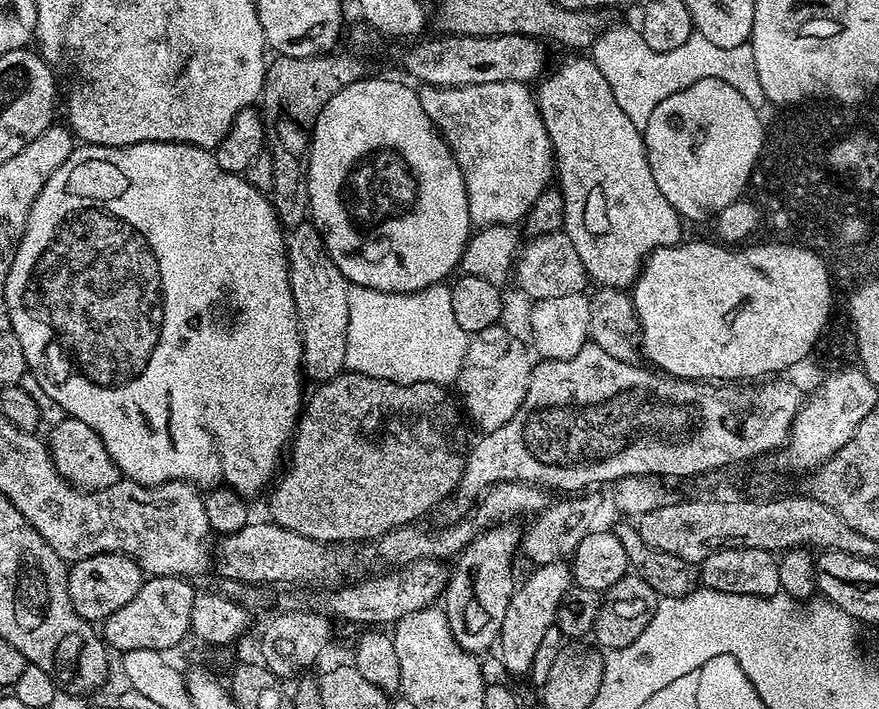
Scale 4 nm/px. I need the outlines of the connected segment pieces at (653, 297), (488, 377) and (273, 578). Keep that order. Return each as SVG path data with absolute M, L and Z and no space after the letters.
M696 240L693 244L681 242L662 248L647 261L634 287L631 289L632 305L640 320L639 347L642 354L648 358L647 363L655 366L665 376L675 376L678 380L694 380L697 382L756 382L773 374L784 374L787 368L795 366L799 360L813 355L814 349L820 343L820 337L825 335L829 327L828 319L832 316L832 276L829 265L819 252L805 248L795 242L772 242L776 244L752 244L732 247L723 243L707 244L704 240Z
M499 323L471 335L463 368L456 379L463 409L481 433L504 426L521 408L529 390L533 355L526 344L525 347L518 339L506 336L503 328Z
M250 522L229 536L220 536L214 544L214 568L226 578L238 582L267 586L290 586L294 580L338 579L342 572L348 574L352 568L345 557L348 552L344 546L323 544L321 540L306 538L294 530L286 530L271 522L256 524Z

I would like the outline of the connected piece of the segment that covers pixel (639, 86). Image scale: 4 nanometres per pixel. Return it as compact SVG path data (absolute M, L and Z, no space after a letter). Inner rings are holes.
M610 26L593 42L590 58L598 70L602 70L602 78L610 82L614 99L636 128L642 130L646 122L650 122L650 114L654 114L654 106L658 106L662 98L670 98L670 94L678 94L678 90L686 90L686 86L694 86L694 82L702 78L718 78L718 82L734 86L734 90L738 90L746 102L758 102L760 87L751 43L742 46L714 46L714 42L694 34L686 38L678 50L659 52L646 46L646 38L642 38L639 27L616 27Z

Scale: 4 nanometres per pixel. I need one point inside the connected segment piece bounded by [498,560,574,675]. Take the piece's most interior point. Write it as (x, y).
(532, 611)

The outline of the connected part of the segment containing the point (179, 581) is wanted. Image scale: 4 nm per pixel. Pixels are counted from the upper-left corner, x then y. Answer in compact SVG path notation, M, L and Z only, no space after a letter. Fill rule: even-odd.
M154 576L143 581L134 598L102 621L102 635L109 649L123 654L132 650L167 653L192 631L192 611L198 592L185 577Z

